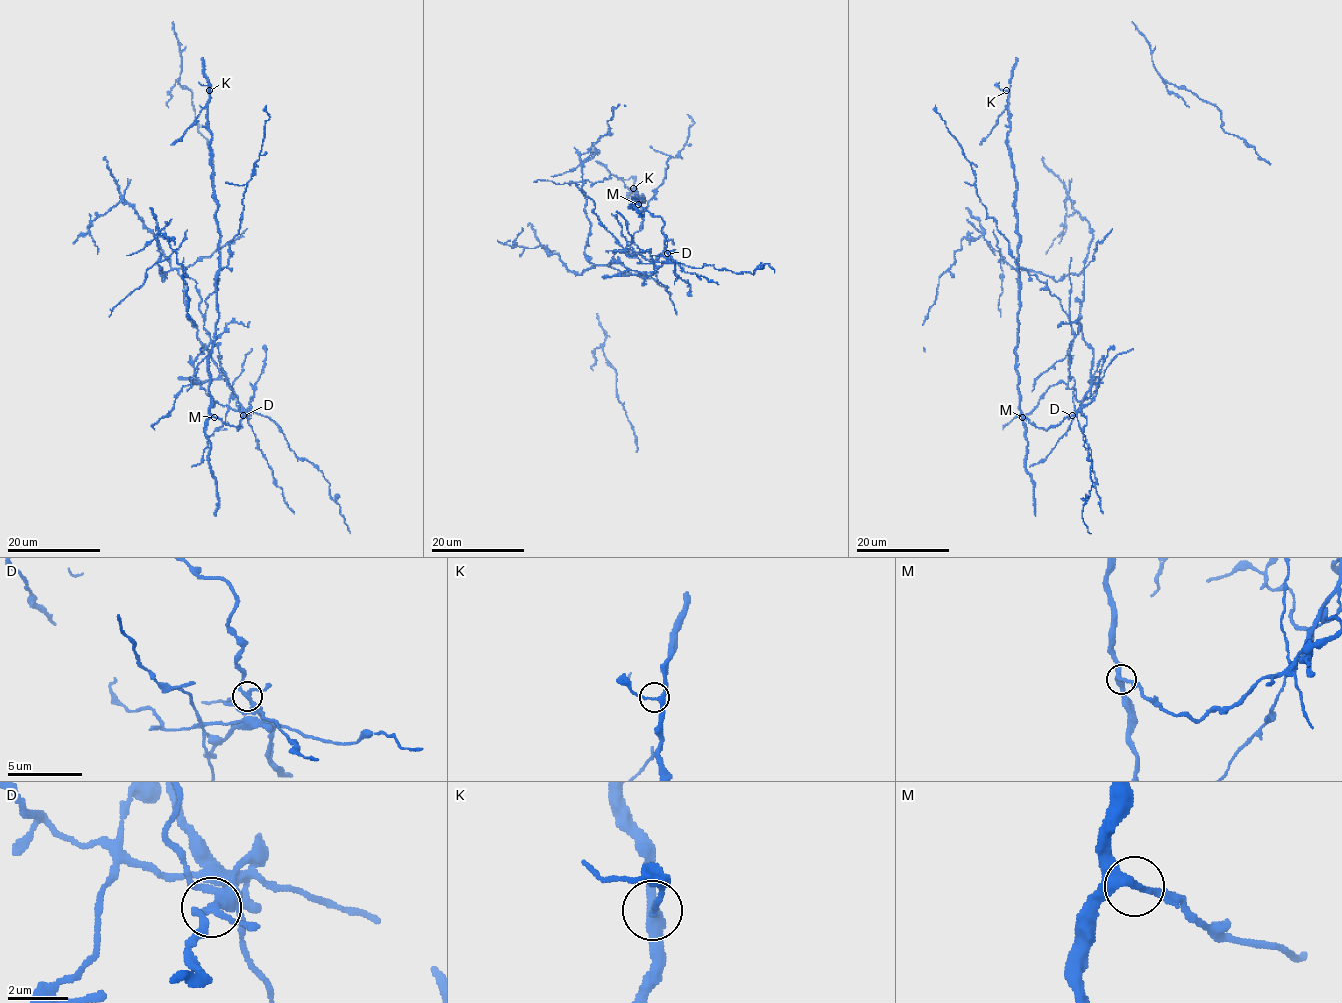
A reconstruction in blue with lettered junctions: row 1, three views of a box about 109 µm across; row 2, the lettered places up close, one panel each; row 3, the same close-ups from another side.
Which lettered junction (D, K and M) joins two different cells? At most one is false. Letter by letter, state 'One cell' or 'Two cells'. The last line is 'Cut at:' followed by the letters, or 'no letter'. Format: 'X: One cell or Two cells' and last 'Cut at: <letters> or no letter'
D: Two cells
K: One cell
M: One cell
Cut at: D

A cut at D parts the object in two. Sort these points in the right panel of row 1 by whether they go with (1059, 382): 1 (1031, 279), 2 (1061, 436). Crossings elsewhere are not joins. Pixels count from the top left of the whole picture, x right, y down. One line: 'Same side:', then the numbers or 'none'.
Same side: 1, 2

